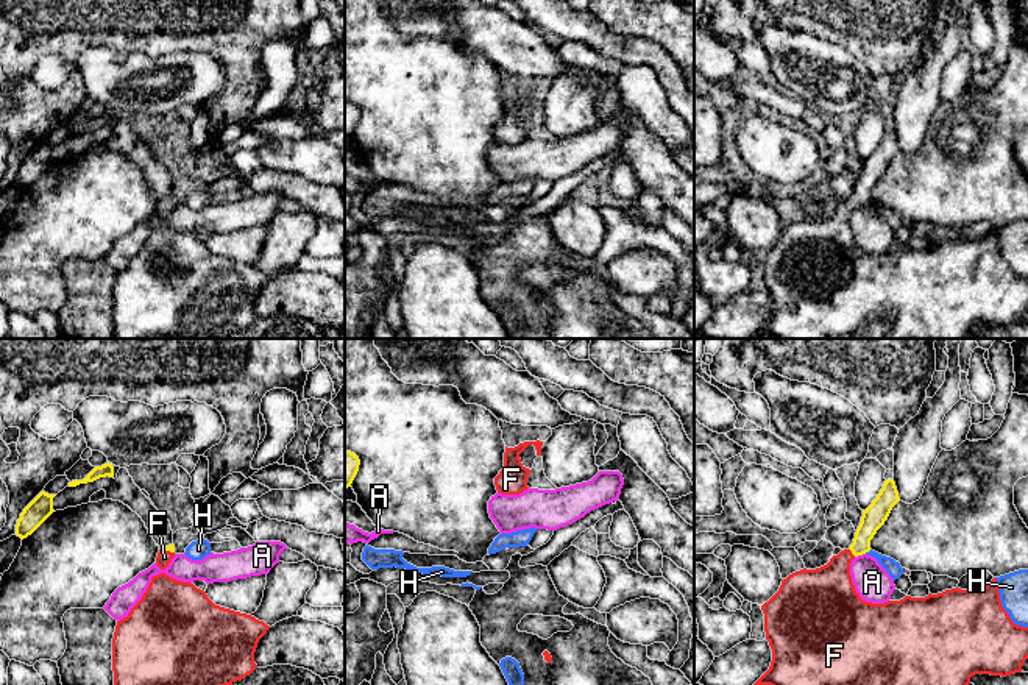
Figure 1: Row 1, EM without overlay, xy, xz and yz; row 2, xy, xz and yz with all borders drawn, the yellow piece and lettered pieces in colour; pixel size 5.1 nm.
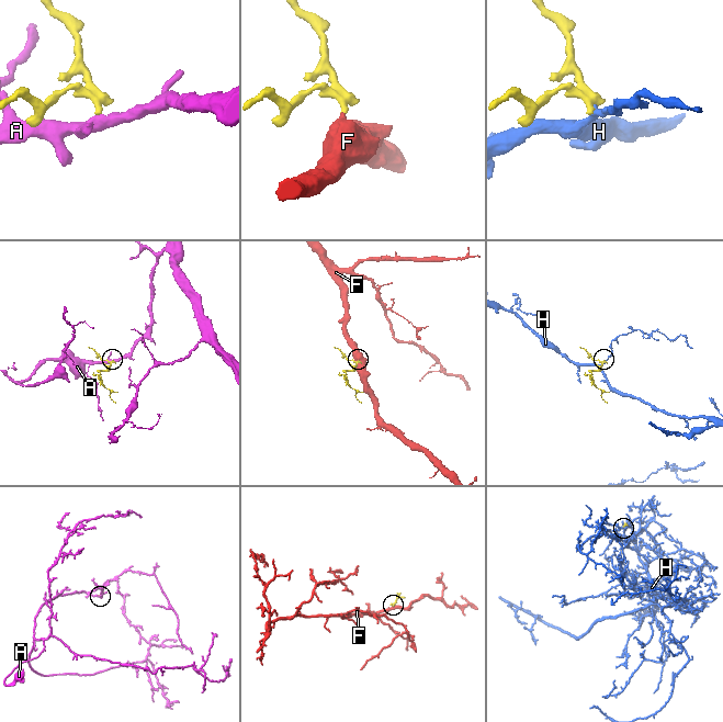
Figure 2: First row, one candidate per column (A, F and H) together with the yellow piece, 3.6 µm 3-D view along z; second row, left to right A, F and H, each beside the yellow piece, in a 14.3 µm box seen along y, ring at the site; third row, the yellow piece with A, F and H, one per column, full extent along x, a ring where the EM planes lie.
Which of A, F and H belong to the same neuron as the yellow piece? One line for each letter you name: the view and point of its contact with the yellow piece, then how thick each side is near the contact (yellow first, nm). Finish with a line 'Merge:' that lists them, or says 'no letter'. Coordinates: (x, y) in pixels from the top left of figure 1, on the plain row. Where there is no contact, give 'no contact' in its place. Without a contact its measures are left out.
F: yz (852, 203) | 120/280 nm
Merge: F

